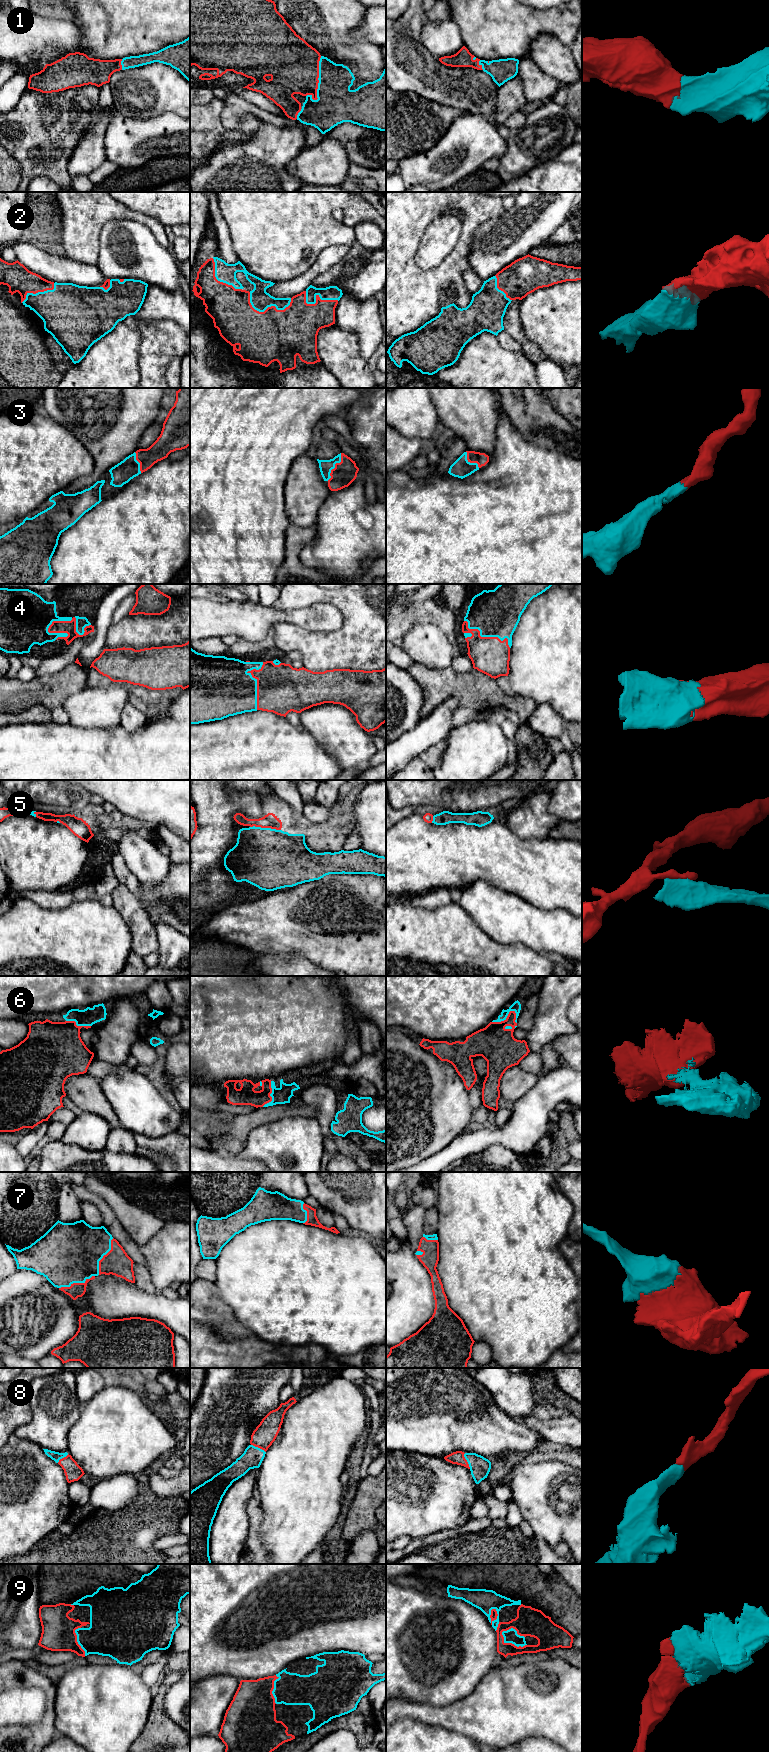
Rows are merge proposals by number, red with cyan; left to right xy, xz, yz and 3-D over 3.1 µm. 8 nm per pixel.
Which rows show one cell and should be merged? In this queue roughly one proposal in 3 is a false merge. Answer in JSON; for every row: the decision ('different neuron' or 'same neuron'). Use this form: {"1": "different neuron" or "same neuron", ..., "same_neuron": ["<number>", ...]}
{"1": "same neuron", "2": "same neuron", "3": "same neuron", "4": "same neuron", "5": "different neuron", "6": "same neuron", "7": "same neuron", "8": "same neuron", "9": "same neuron", "same_neuron": ["1", "2", "3", "4", "6", "7", "8", "9"]}

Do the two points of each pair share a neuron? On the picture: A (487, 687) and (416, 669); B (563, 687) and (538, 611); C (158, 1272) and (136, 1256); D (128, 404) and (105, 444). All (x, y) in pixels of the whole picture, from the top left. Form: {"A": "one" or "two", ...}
{"A": "one", "B": "one", "C": "two", "D": "one"}

